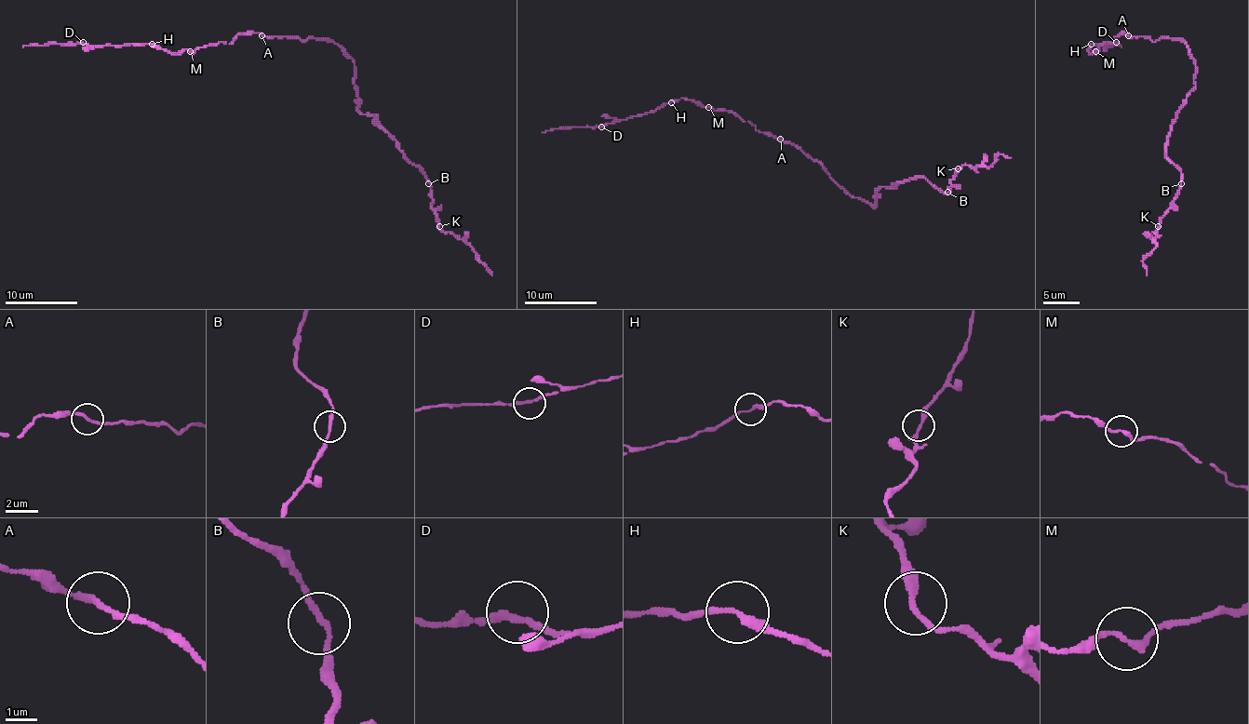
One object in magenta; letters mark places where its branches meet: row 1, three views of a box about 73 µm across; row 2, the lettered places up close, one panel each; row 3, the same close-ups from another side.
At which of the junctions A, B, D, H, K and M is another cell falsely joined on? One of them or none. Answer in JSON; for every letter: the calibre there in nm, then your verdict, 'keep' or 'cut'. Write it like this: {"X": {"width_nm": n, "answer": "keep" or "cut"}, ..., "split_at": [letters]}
{"A": {"width_nm": 190, "answer": "keep"}, "B": {"width_nm": 180, "answer": "keep"}, "D": {"width_nm": 200, "answer": "keep"}, "H": {"width_nm": 190, "answer": "keep"}, "K": {"width_nm": 240, "answer": "keep"}, "M": {"width_nm": 190, "answer": "keep"}, "split_at": []}

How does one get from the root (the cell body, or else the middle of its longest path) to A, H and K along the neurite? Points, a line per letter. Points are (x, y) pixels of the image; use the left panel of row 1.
A: (318, 40), (307, 38), (302, 42), (298, 38), (261, 34)
H: (318, 40), (302, 42), (298, 38), (240, 33), (229, 44), (219, 42), (179, 53), (167, 53), (152, 44)
K: (318, 40), (334, 42), (353, 60), (357, 109), (370, 114), (424, 176), (439, 226)

